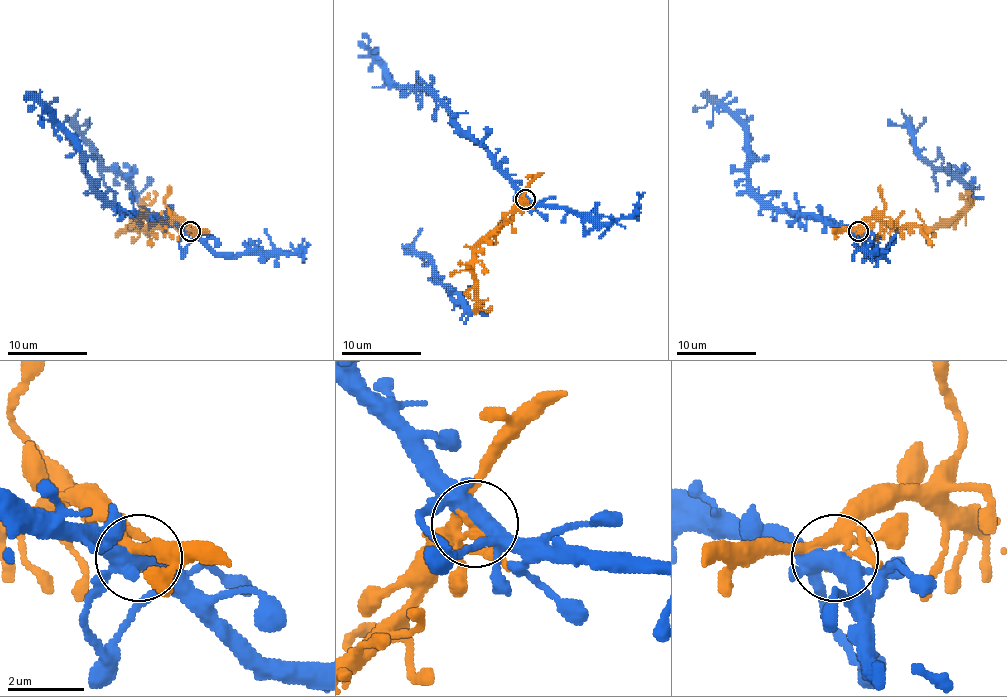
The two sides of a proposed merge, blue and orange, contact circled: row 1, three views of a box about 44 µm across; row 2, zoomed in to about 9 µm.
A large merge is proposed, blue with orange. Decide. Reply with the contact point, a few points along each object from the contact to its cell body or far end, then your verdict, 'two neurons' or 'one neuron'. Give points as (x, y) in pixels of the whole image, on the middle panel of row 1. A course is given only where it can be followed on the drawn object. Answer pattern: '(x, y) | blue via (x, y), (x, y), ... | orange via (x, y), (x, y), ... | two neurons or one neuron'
(525, 199) | blue via (525, 198), (488, 153), (428, 91), (396, 87), (388, 79), (388, 71), (362, 33) | orange via (525, 198), (476, 248), (476, 262), (472, 266), (476, 302), (484, 310), (490, 306) | one neuron

